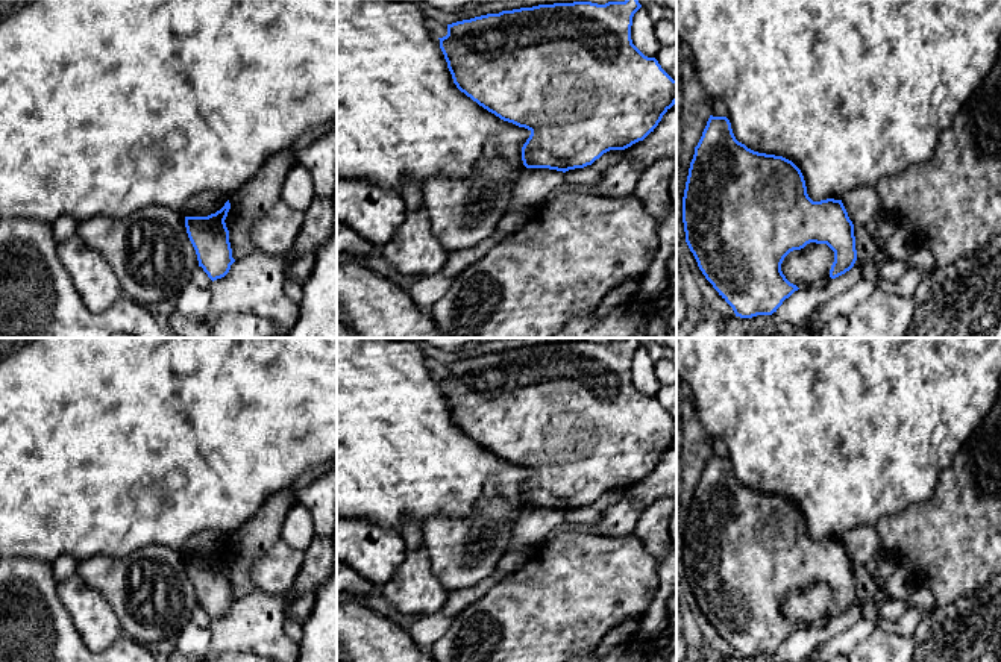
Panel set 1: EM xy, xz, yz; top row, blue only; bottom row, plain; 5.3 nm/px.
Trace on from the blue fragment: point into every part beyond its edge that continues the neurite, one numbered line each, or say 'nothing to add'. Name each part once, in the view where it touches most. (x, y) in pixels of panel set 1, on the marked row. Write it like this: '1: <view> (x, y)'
nothing to add

